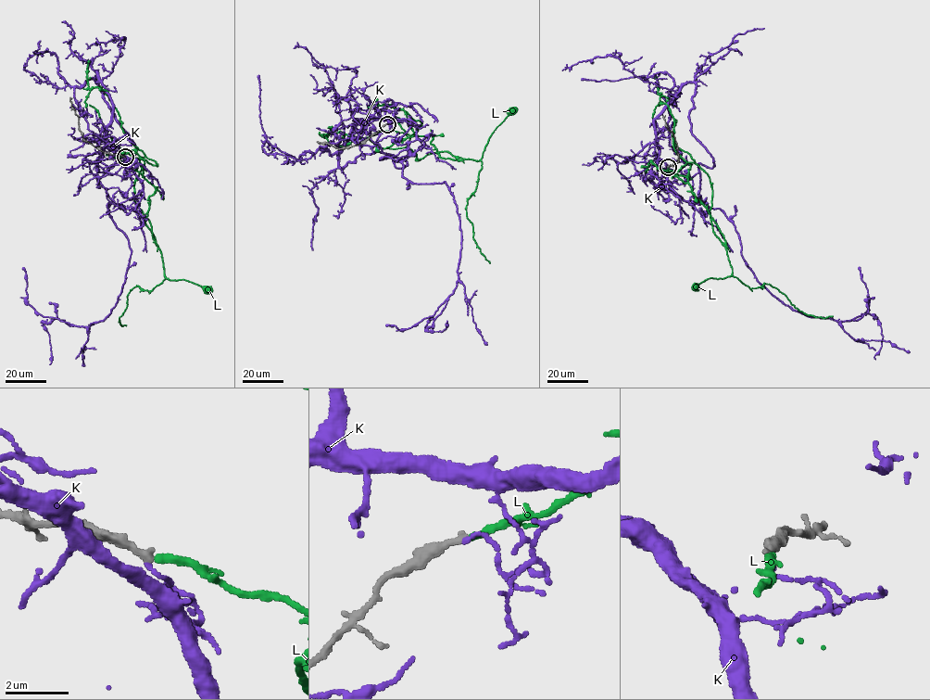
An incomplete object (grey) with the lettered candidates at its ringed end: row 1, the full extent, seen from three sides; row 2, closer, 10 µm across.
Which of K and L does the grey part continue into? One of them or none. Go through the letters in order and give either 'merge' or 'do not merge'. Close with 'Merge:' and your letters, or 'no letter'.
K: do not merge
L: merge
Merge: L

